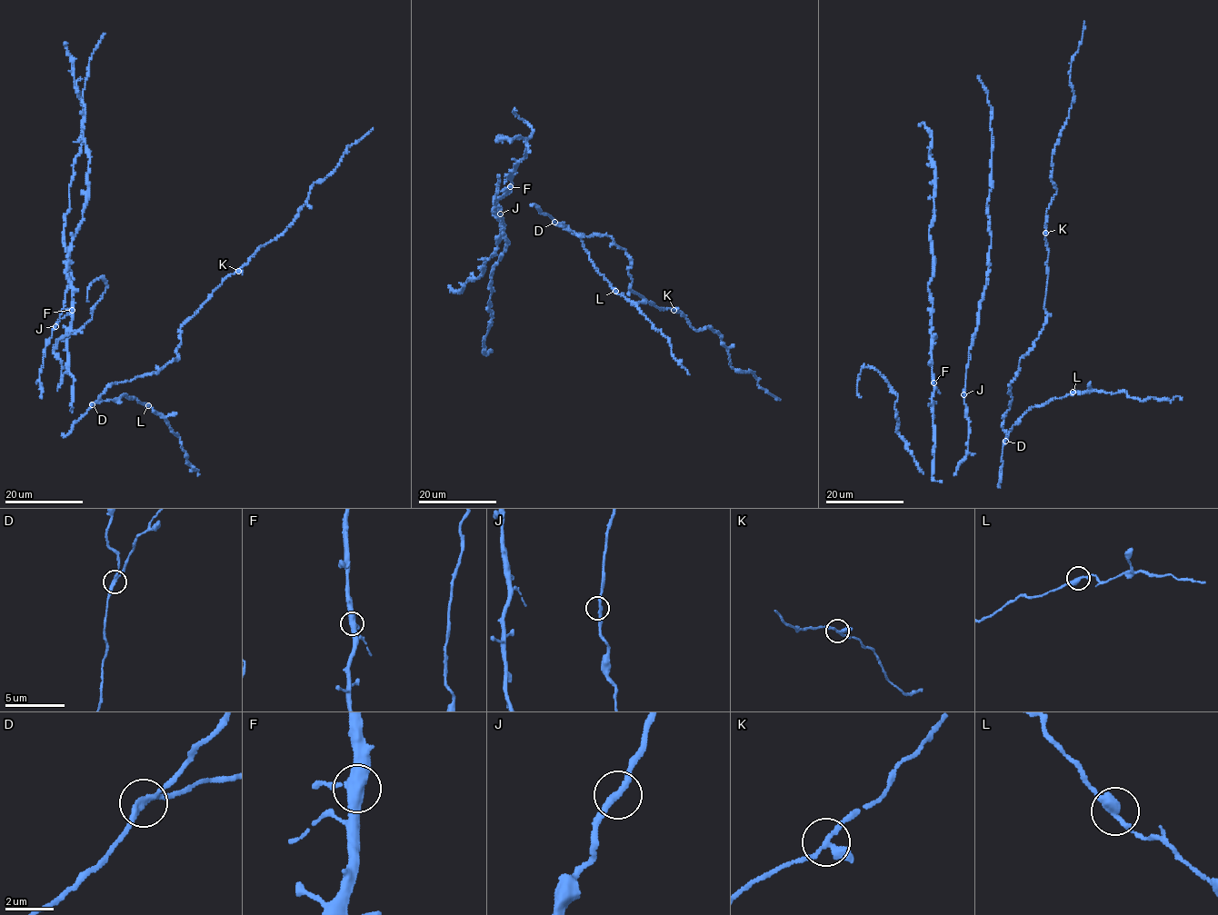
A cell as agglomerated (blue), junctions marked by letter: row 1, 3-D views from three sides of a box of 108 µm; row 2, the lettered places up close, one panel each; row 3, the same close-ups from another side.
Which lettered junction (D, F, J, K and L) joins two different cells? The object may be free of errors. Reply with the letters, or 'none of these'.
none of these

